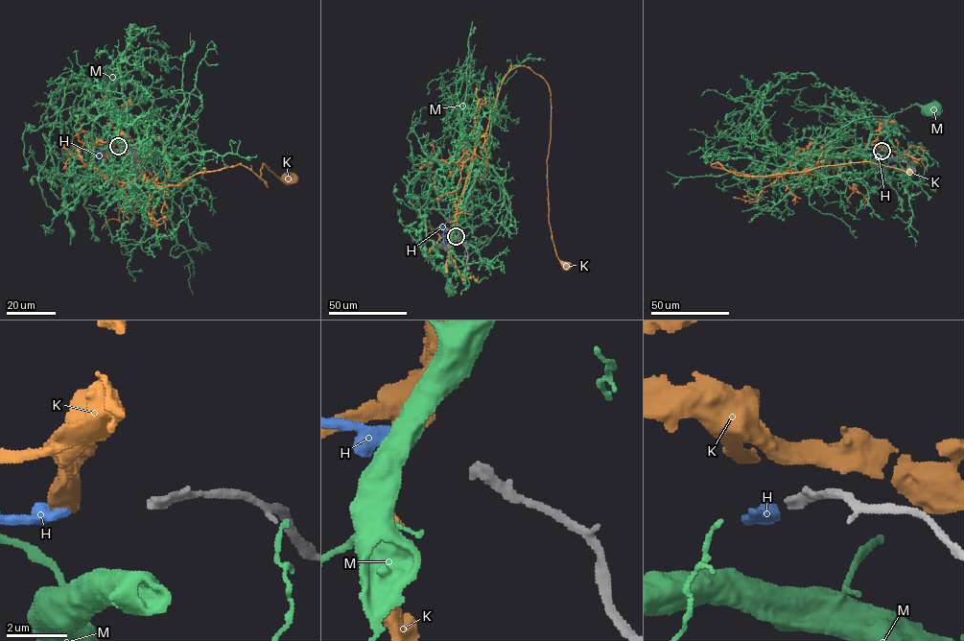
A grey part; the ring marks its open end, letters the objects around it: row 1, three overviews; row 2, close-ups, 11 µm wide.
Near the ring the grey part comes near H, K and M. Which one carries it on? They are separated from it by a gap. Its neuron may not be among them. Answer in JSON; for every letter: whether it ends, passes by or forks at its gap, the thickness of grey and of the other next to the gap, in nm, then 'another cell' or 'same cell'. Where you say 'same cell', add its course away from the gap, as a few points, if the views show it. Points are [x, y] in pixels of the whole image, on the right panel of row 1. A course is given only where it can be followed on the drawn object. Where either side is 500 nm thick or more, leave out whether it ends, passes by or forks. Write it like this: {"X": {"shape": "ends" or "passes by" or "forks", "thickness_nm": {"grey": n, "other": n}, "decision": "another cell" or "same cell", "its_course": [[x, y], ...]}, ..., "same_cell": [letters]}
{"H": {"shape": "passes by", "thickness_nm": {"grey": 320, "other": 280}, "decision": "same cell", "its_course": [[880, 151], [878, 157], [896, 161]]}, "K": {"shape": "passes by", "thickness_nm": {"grey": 320, "other": 460}, "decision": "another cell"}, "M": {"thickness_nm": {"grey": 320, "other": 700}, "decision": "another cell"}, "same_cell": ["H"]}

